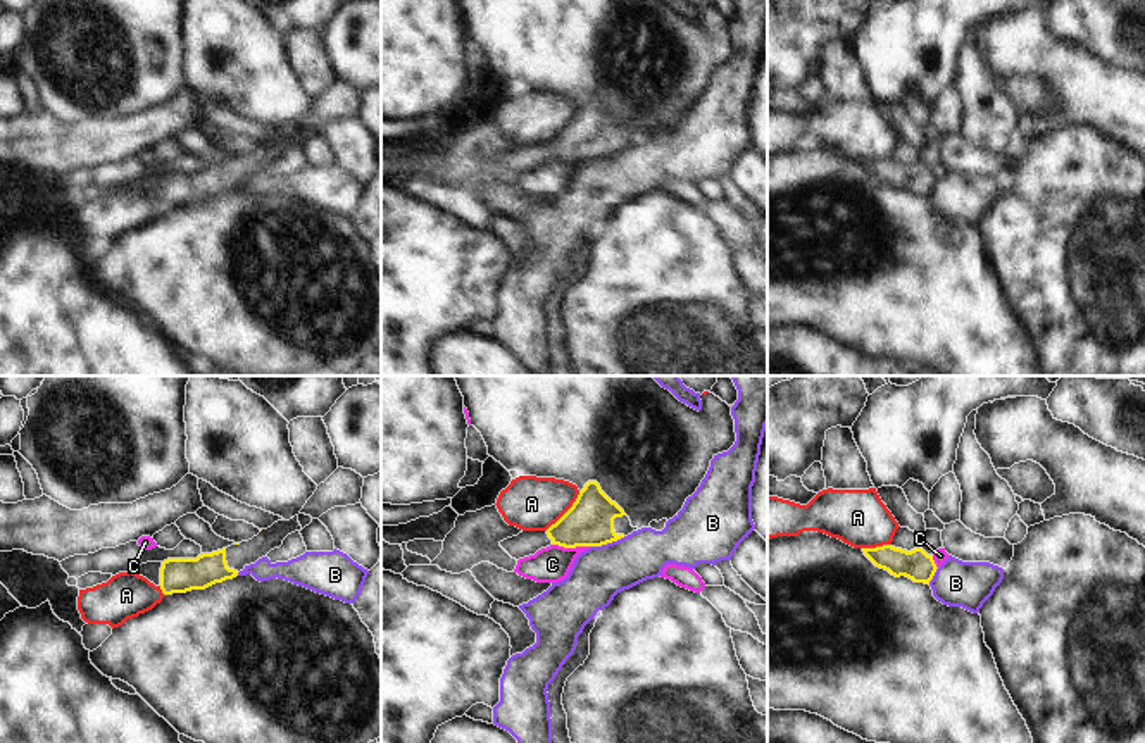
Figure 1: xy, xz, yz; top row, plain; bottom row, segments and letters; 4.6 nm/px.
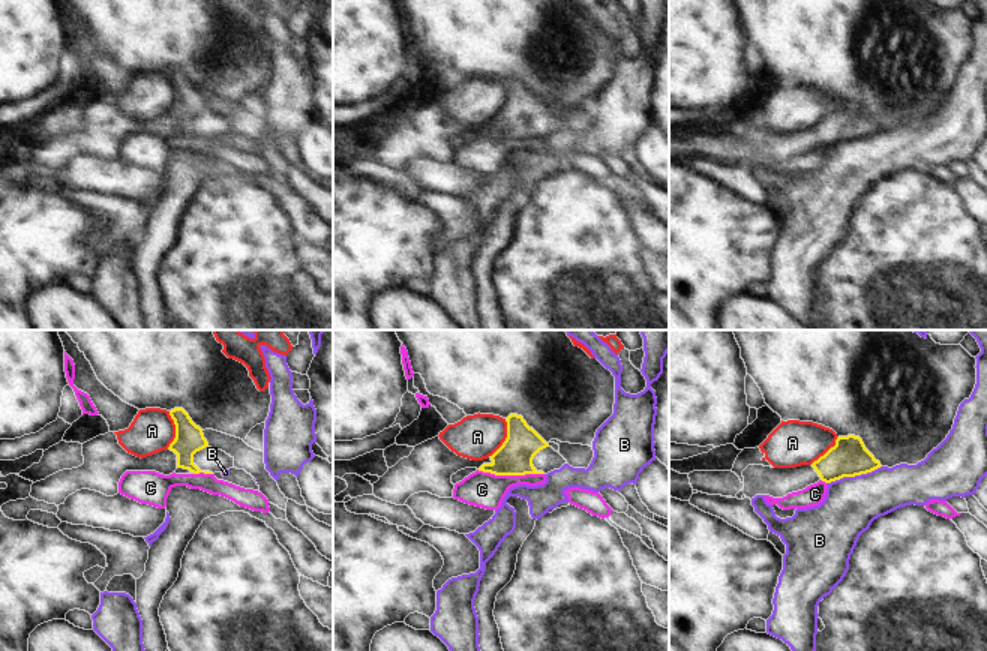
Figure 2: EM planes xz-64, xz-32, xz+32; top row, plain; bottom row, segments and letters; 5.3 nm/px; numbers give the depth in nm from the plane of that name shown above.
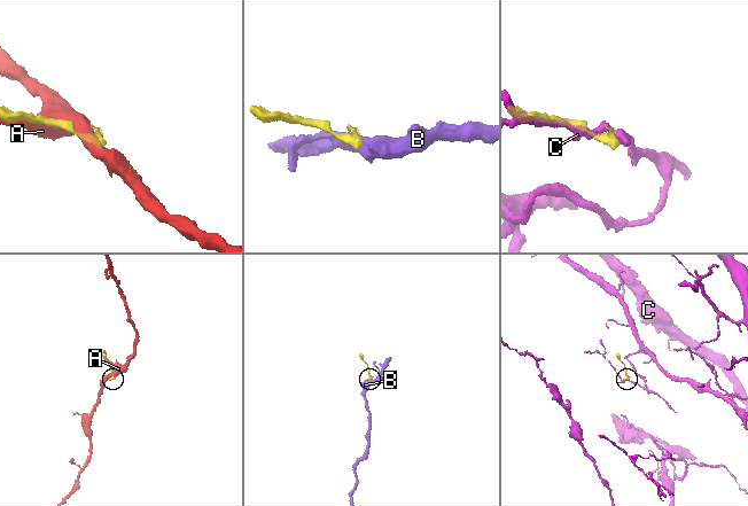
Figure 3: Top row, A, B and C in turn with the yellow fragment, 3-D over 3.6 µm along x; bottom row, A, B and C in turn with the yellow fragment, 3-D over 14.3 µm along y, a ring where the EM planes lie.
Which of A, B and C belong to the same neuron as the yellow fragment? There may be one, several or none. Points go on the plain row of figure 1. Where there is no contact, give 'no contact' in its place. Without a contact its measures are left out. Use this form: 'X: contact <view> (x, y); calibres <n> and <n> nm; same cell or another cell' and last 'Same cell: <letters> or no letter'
A: contact xz (566, 126); calibres 220 and 260 nm; another cell
B: contact xz (607, 156); calibres 220 and 260 nm; another cell
C: contact xz (571, 161); calibres 220 and 170 nm; another cell
Same cell: no letter

